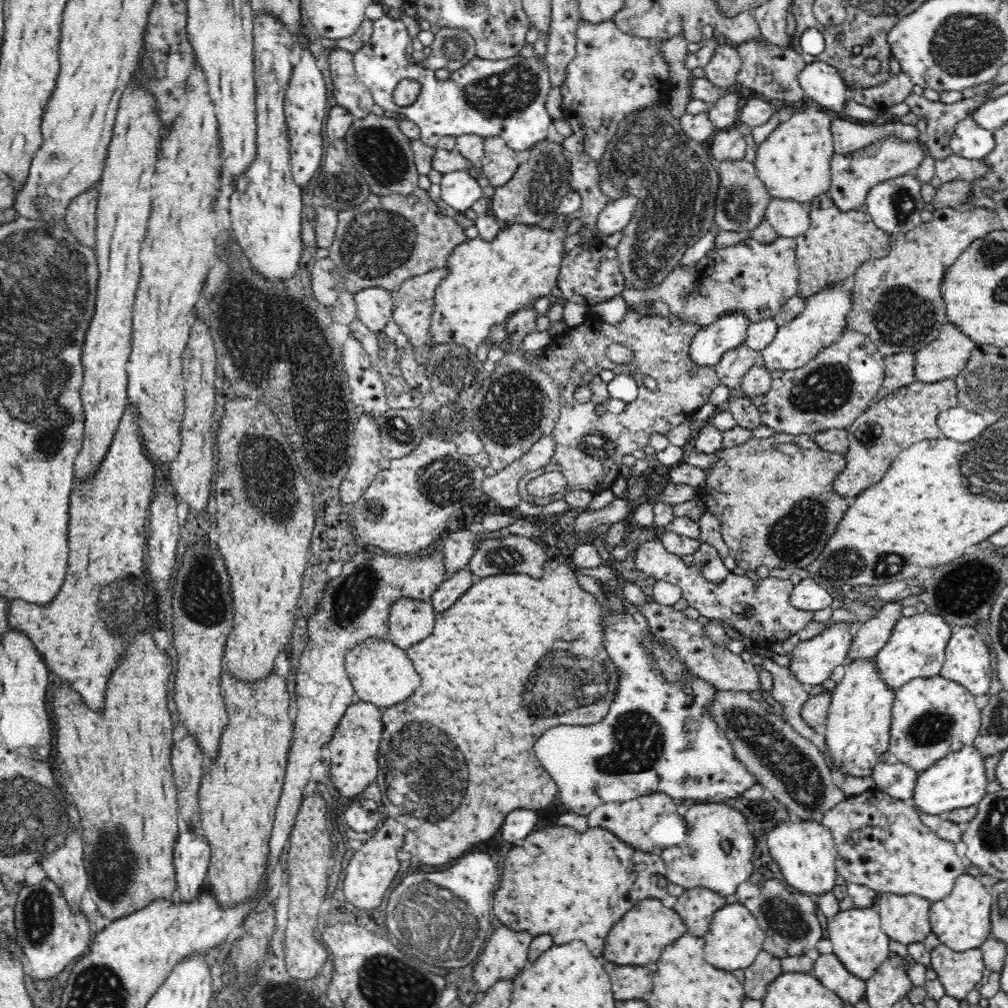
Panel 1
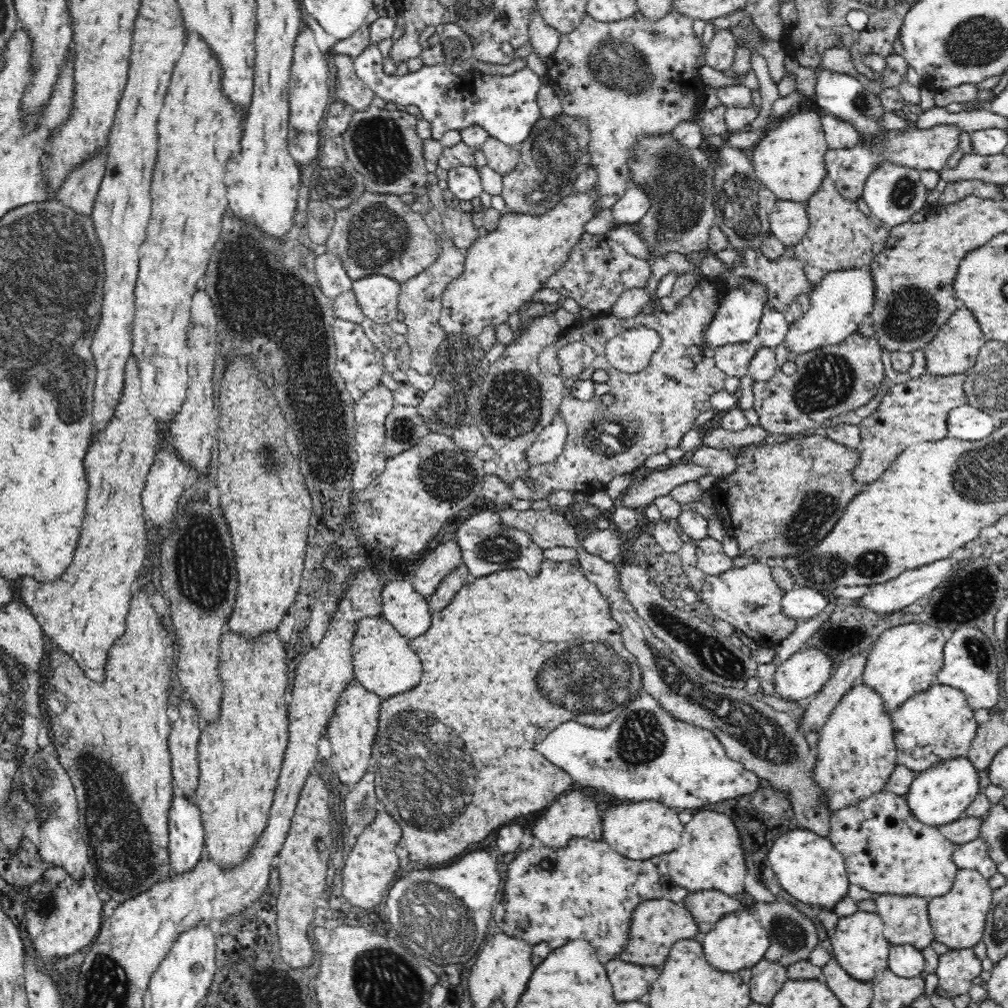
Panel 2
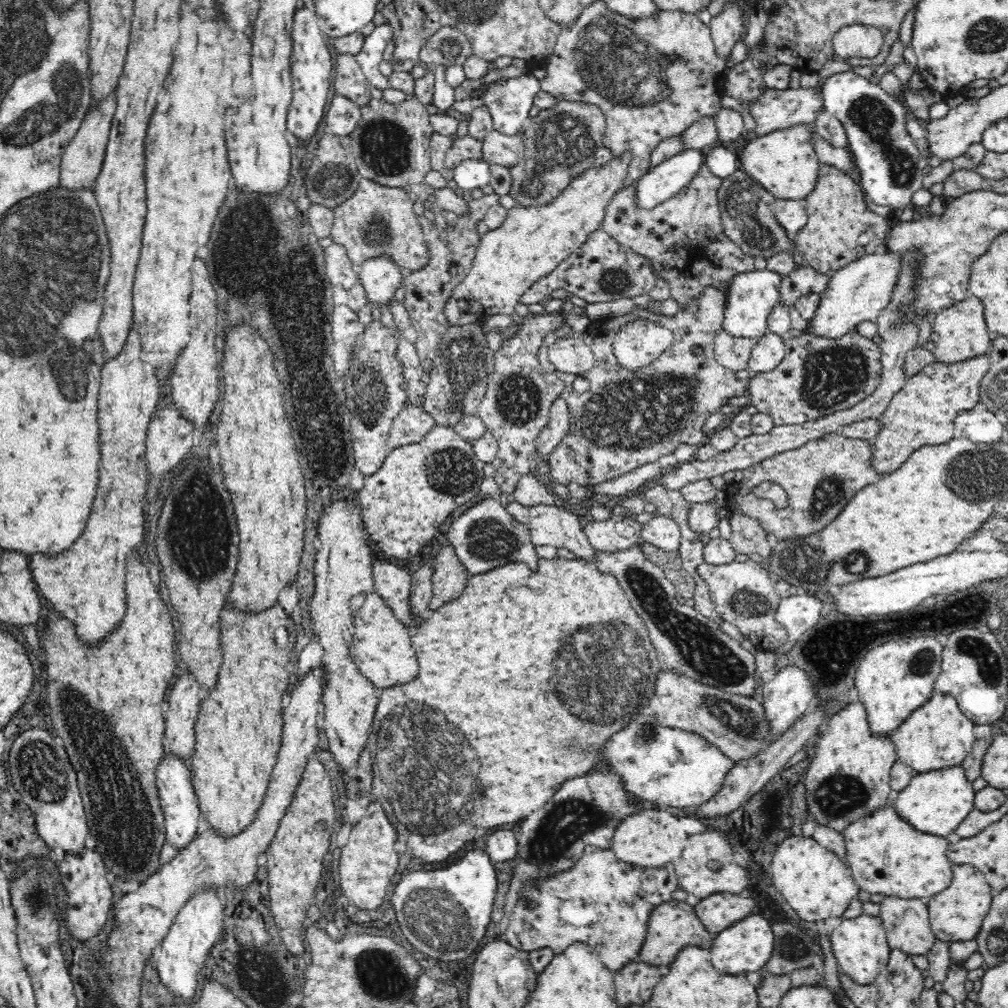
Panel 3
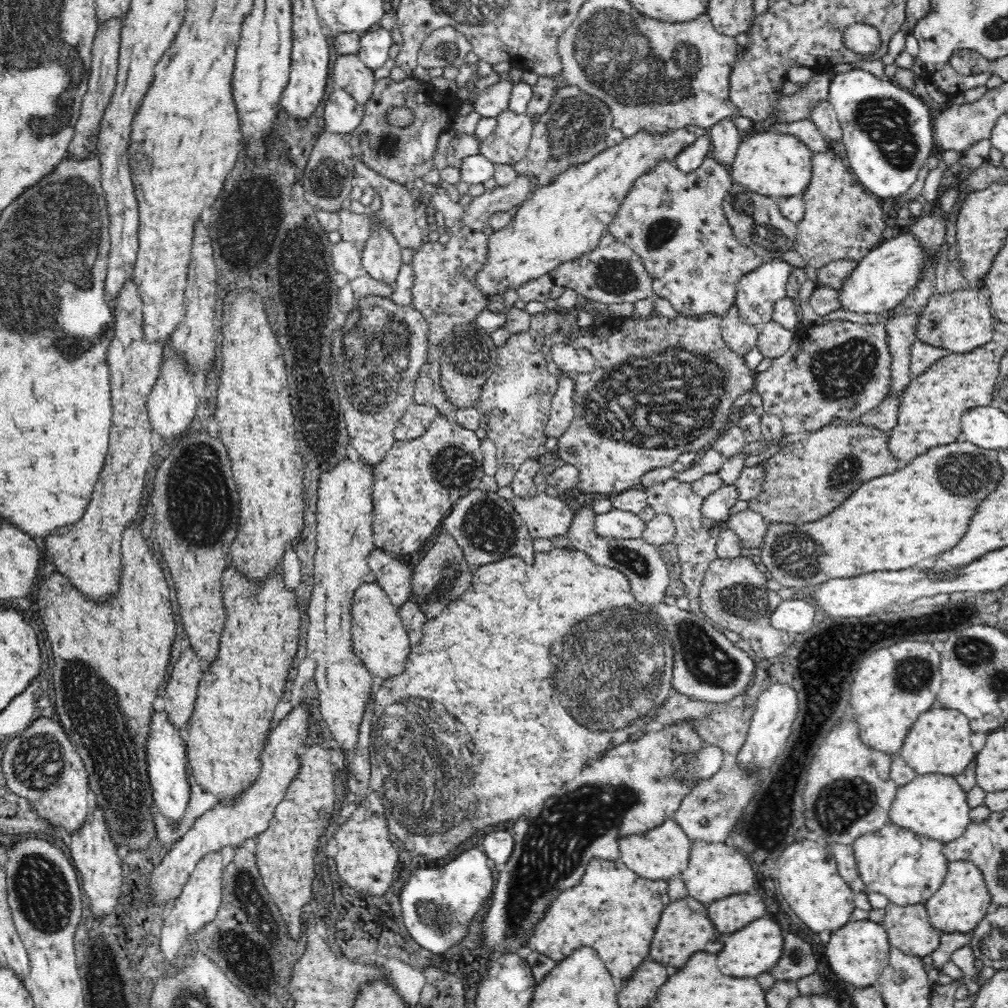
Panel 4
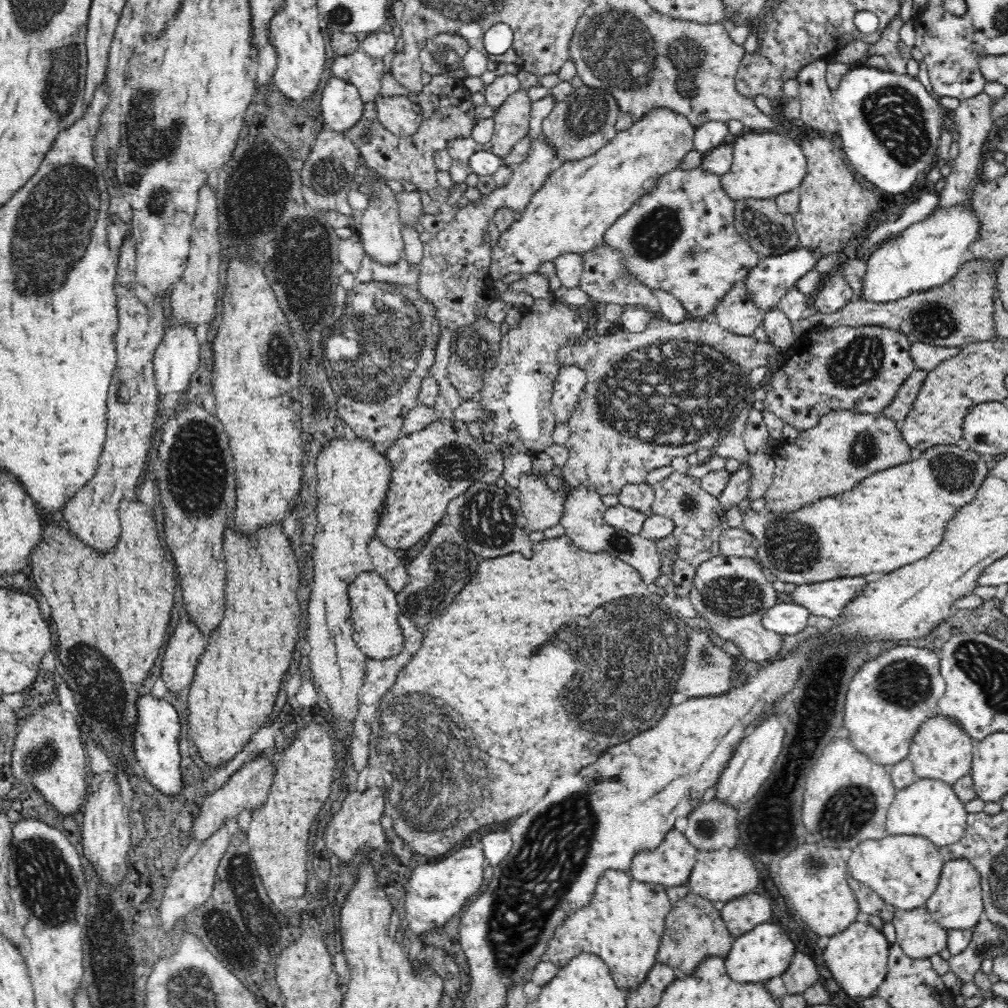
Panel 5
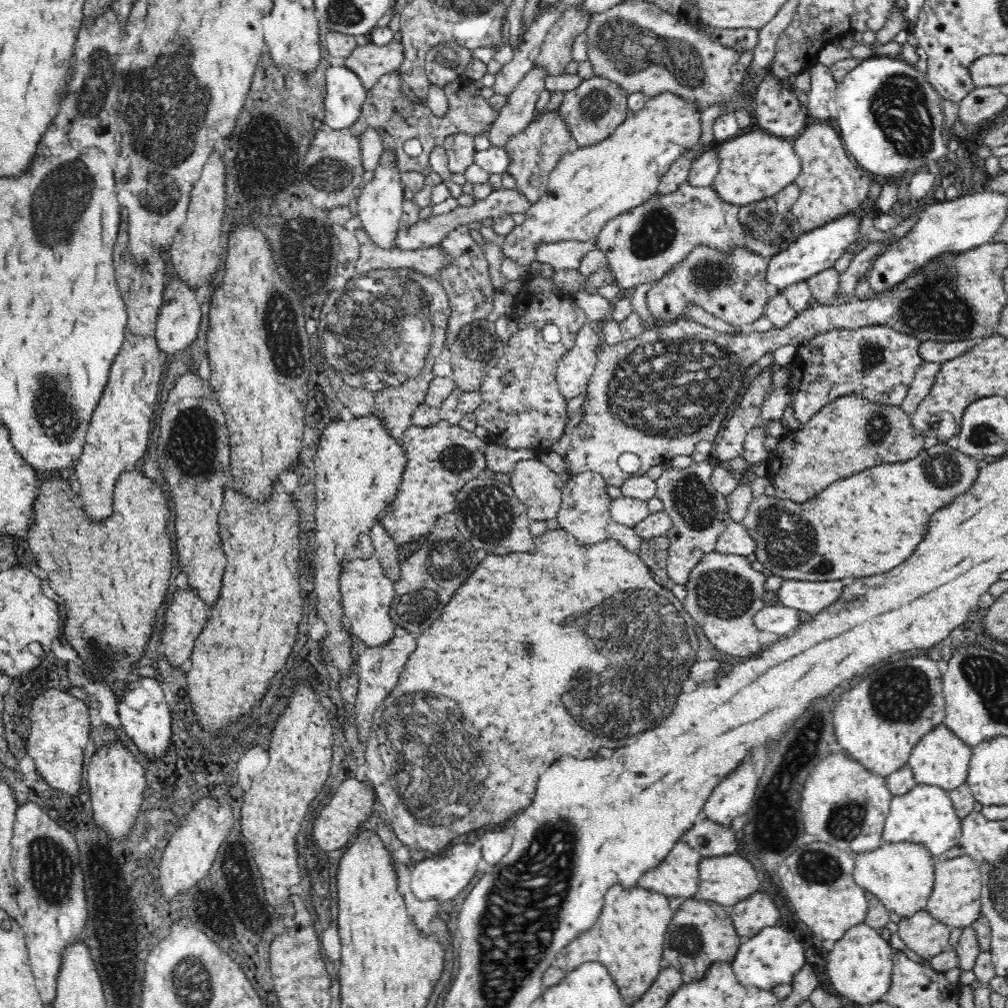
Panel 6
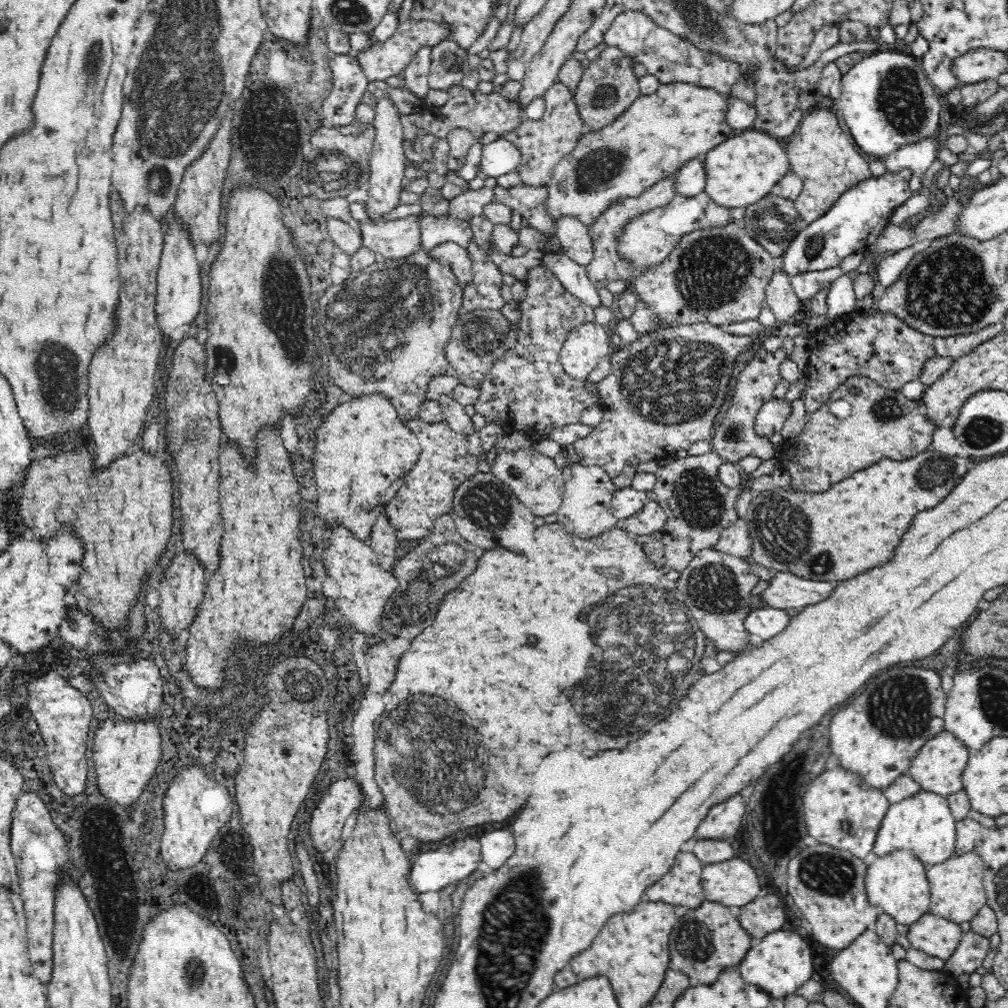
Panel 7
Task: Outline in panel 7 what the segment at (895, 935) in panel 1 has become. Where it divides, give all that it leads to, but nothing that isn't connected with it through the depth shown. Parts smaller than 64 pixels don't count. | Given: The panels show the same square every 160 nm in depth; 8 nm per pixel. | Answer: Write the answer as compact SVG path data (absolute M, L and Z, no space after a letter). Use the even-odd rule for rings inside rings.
M930 912L908 926L906 935L914 949L946 961L956 952L963 934L960 923Z

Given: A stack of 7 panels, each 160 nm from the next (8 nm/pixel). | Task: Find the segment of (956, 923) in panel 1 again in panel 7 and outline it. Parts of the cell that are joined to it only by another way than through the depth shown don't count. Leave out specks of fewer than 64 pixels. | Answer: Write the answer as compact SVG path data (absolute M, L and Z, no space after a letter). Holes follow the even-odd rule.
M976 853L954 854L946 862L926 868L925 875L931 894L930 912L934 914L956 923L970 922L977 910L987 904L983 885L983 860Z

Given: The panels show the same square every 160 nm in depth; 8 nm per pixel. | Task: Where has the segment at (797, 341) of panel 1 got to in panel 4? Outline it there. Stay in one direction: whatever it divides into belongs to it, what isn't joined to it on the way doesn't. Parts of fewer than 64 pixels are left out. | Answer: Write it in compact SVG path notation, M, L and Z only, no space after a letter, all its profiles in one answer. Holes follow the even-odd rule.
M910 231L902 232L892 240L882 240L877 247L868 251L868 254L859 260L859 268L839 289L842 309L872 314L876 317L888 309L896 308L910 294L914 294L921 277L927 276L925 273L931 265L934 265L935 272L944 269L947 256L948 244L946 242L932 251L923 244L923 240Z

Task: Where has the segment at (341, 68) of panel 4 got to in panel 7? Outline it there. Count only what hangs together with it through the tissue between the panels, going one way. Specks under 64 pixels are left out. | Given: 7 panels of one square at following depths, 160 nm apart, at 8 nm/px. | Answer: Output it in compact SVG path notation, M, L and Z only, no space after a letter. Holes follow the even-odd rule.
M408 18L402 24L399 24L398 30L384 42L372 41L372 45L363 51L356 52L358 62L362 66L362 70L369 82L376 80L385 80L389 76L394 76L410 64L412 58L418 54L418 50L422 48L434 48L440 42L448 41L452 34L452 27L448 23L435 20L415 20Z

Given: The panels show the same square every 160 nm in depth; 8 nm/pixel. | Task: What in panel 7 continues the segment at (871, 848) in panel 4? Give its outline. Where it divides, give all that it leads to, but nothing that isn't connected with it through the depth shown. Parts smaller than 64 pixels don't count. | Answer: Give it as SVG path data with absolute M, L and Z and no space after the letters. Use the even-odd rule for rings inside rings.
M898 850L882 858L870 858L866 872L866 892L870 904L898 924L912 926L920 916L930 913L931 894L925 870L926 866L908 850Z

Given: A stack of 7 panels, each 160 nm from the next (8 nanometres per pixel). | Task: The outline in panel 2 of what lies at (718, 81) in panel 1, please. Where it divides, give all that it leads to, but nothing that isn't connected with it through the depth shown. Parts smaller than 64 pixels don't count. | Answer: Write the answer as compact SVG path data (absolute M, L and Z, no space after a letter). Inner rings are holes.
M718 28L718 30L714 31L712 40L708 42L705 64L722 73L731 73L730 68L735 50L740 45L740 40L736 34L732 34L732 29Z

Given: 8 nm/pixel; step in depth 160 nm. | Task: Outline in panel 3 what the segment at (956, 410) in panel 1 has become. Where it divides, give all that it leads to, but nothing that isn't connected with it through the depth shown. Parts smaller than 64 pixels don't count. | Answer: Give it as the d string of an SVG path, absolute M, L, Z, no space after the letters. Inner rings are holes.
M979 405L959 413L955 418L955 428L958 436L973 443L995 445L1002 441L1007 427L1000 421L999 415Z

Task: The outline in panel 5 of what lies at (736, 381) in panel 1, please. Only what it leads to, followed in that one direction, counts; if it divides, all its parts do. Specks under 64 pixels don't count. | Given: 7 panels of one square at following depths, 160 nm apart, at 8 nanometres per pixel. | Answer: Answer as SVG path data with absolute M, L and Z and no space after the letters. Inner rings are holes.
M738 280L715 302L711 319L727 331L732 331L732 333L752 335L754 329L762 324L765 311L760 305L756 305L756 301L752 299L748 286L746 286L746 280Z

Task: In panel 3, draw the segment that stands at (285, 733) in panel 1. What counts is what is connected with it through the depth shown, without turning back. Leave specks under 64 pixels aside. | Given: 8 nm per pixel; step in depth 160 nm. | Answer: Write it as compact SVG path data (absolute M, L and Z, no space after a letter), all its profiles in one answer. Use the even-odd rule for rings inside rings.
M228 598L220 622L223 661L214 688L203 691L195 723L194 754L187 763L200 813L223 836L234 836L253 819L276 764L281 701L293 672L290 654L298 632L292 616L277 602L264 610L246 611ZM280 628L286 632L286 644L278 642Z

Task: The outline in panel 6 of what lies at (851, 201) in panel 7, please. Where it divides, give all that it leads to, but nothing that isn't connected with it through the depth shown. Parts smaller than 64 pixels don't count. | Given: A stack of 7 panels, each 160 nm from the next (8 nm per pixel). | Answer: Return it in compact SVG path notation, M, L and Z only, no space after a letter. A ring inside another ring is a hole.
M866 197L866 202L858 206L856 212L848 212L840 218L834 218L826 224L822 224L803 232L792 244L789 244L780 254L775 254L769 260L768 281L771 289L782 290L785 286L806 281L826 270L832 269L835 262L853 248L862 239L862 220L870 214L870 218L879 216L879 206L872 202L872 198Z

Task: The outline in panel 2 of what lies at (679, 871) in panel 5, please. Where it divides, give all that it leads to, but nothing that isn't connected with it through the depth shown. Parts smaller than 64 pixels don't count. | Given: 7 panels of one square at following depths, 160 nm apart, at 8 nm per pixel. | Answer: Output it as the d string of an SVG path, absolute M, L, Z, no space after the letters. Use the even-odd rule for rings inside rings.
M657 800L633 801L630 804L620 804L612 807L612 810L604 816L604 840L610 848L629 860L648 860L674 852L682 844L682 832L685 826L678 822L678 816L674 808L670 808Z

